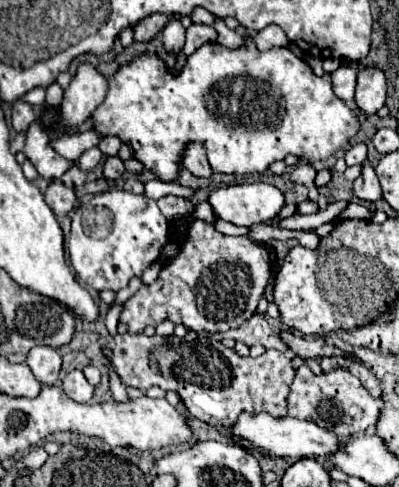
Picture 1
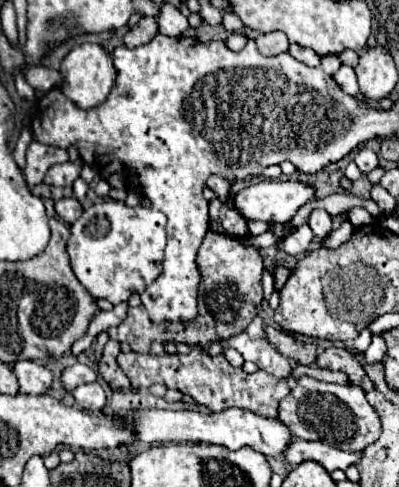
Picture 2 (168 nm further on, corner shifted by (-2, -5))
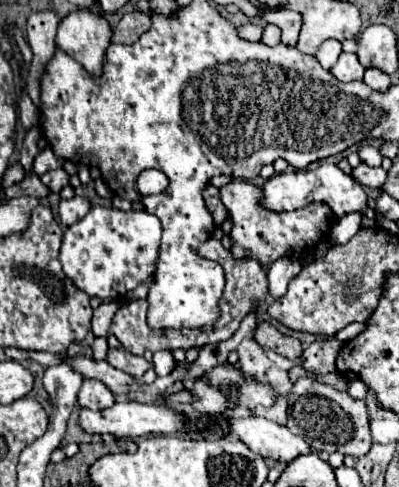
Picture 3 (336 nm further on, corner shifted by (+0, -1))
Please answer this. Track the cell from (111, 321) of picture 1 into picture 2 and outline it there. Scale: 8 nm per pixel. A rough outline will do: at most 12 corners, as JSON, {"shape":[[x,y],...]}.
{"shape":[[110,339],[104,347],[98,373],[114,389],[130,389],[116,357],[120,343]]}

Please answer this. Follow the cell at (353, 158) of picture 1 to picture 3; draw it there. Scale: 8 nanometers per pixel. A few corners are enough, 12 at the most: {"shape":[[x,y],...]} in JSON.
{"shape":[[364,145],[360,153],[362,163],[380,167],[382,155],[376,147]]}

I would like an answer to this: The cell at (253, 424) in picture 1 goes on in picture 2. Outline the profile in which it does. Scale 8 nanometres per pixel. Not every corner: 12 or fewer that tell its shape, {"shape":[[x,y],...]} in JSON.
{"shape":[[128,411],[144,443],[252,447],[274,459],[294,441],[278,417]]}

